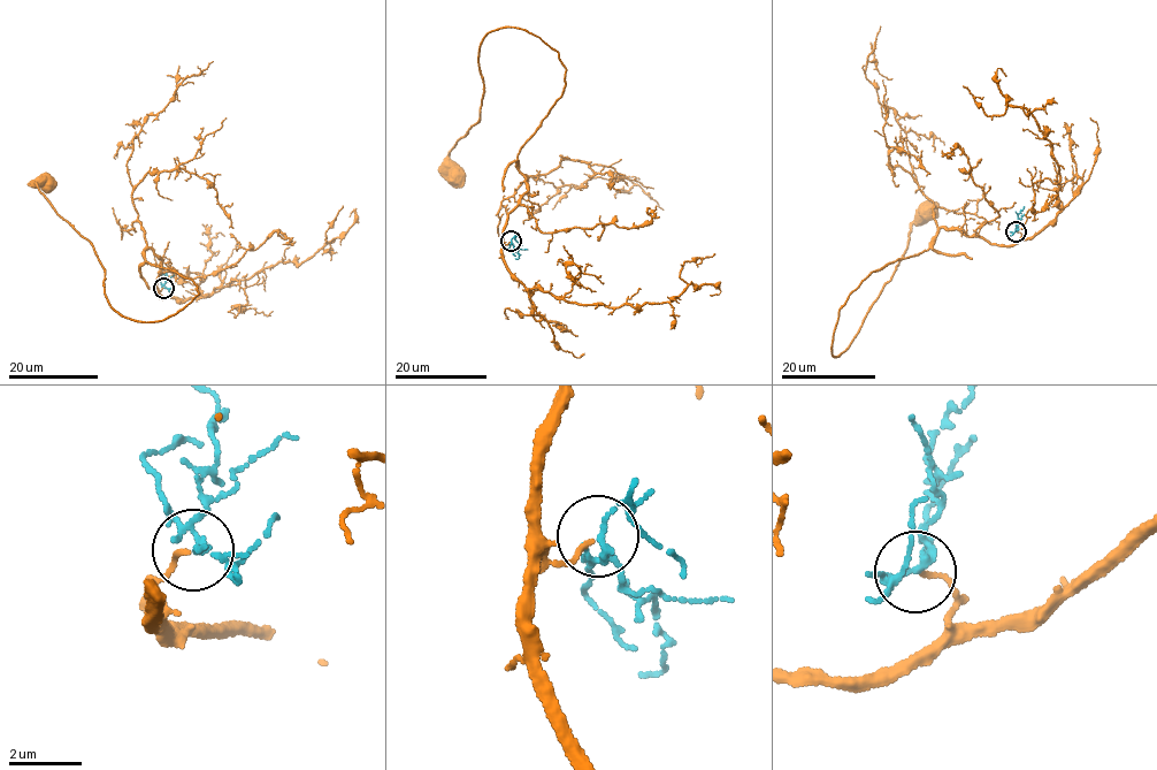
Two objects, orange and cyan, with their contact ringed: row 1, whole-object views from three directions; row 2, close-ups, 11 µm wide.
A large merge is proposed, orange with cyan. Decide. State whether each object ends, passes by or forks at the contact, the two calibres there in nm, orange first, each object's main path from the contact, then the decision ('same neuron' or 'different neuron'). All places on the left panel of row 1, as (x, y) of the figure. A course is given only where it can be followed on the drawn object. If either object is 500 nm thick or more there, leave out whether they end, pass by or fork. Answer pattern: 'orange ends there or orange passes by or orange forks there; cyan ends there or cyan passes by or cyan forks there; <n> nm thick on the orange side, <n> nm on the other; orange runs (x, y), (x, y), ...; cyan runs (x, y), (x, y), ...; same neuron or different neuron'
orange ends there; cyan passes by; 110 nm thick on the orange side, 150 nm on the other; orange runs (163, 288), (148, 249), (144, 259), (199, 294), (156, 321), (115, 310), (93, 245), (47, 183); cyan runs (163, 288), (167, 269), (161, 267); same neuron

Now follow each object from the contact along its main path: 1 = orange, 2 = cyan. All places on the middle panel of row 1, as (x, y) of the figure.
1: (510, 242), (515, 161), (565, 83), (538, 37), (483, 37), (456, 175)
2: (510, 241), (519, 251), (519, 258), (515, 259)

